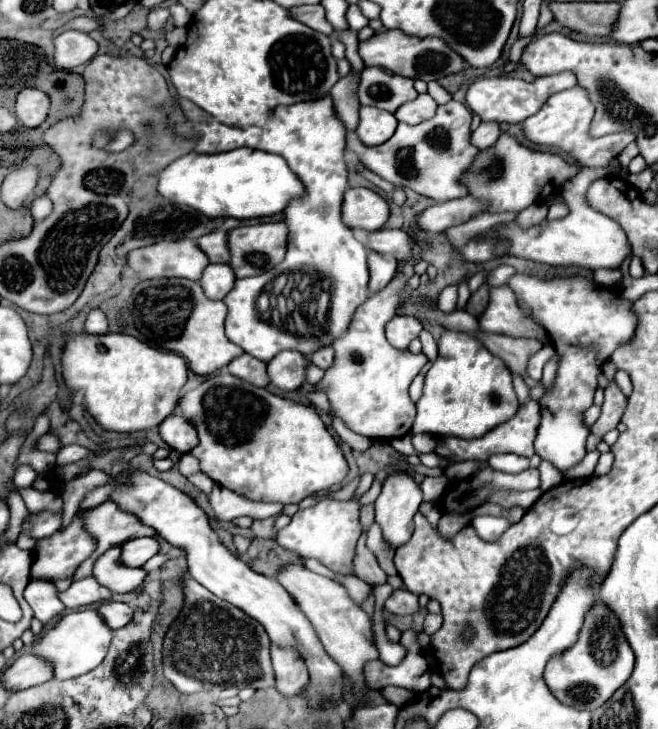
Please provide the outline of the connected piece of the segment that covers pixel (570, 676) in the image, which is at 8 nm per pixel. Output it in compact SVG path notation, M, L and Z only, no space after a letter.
M601 601L587 611L579 639L561 655L553 655L545 667L545 683L551 693L567 707L595 711L601 707L633 673L635 653L625 639L619 617Z

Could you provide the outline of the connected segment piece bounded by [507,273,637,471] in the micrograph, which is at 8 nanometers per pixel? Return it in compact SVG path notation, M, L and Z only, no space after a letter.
M515 273L507 281L507 287L511 287L511 291L517 295L517 303L525 311L531 311L531 319L547 331L563 359L555 383L545 389L543 397L539 399L541 421L535 439L535 453L541 459L551 461L559 471L565 471L577 465L587 453L585 441L589 427L585 425L583 415L593 405L597 377L605 359L609 359L615 347L631 339L631 333L637 327L637 319L631 313L631 303L621 299L619 289L595 287L593 281L583 277L543 281Z

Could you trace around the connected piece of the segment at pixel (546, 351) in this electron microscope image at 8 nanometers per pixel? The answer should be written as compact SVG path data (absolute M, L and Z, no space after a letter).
M541 347L535 355L531 355L529 363L527 363L527 375L535 381L541 381L541 373L543 373L543 365L553 357L553 349L551 347Z

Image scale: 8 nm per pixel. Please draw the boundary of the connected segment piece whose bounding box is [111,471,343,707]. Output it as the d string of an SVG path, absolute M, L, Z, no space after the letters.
M129 471L131 483L127 489L119 487L111 499L123 507L125 511L137 515L145 525L151 525L163 539L167 539L173 547L179 547L187 553L187 567L195 581L199 581L203 587L207 587L217 597L241 607L247 615L257 619L269 639L273 643L279 643L281 647L293 645L305 659L305 665L309 667L311 685L305 691L305 697L309 699L309 705L319 705L323 699L341 699L343 697L343 671L341 667L325 653L323 645L319 643L309 619L299 611L295 601L287 595L287 591L275 583L273 579L255 573L245 561L241 561L235 553L231 553L219 539L219 535L211 529L209 519L205 511L195 505L195 501L187 495L183 495L179 489L163 483L161 479L147 475L143 471Z

